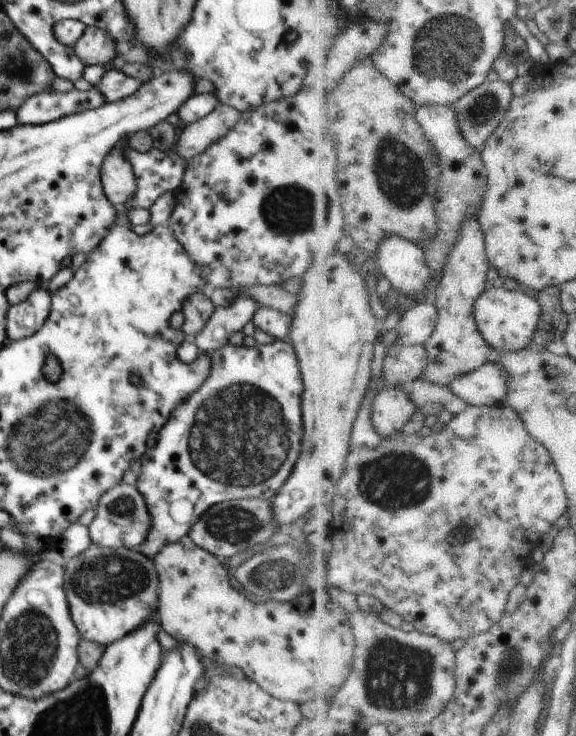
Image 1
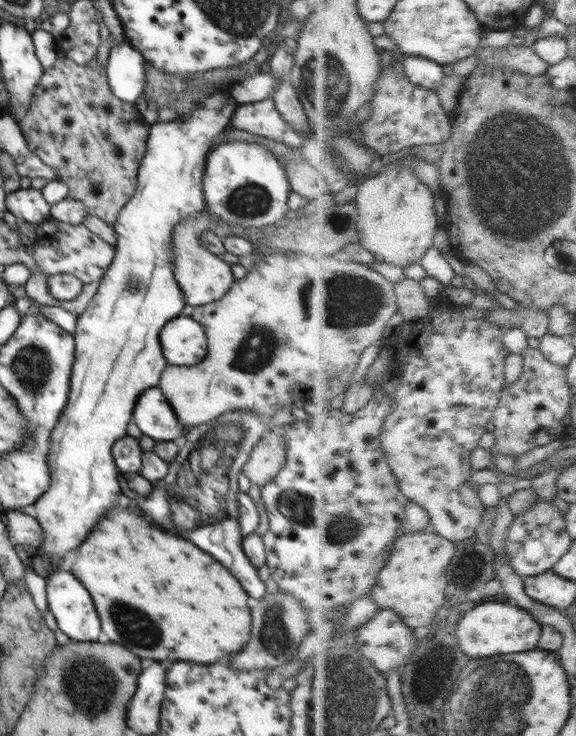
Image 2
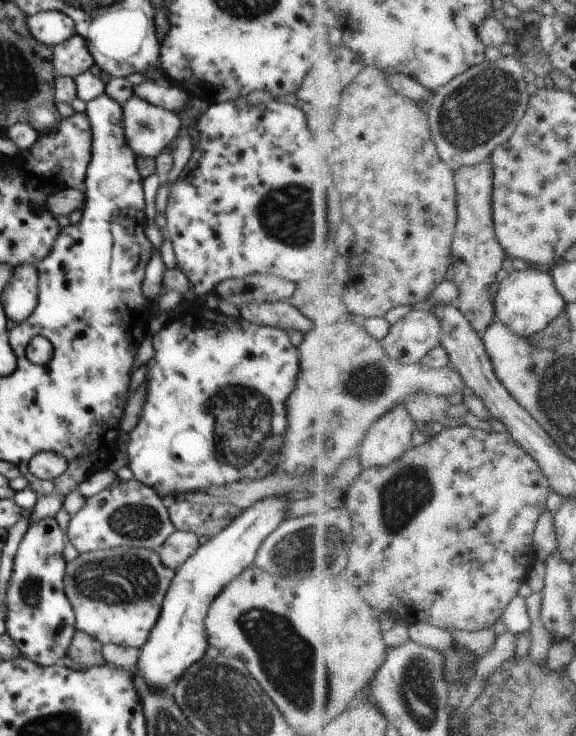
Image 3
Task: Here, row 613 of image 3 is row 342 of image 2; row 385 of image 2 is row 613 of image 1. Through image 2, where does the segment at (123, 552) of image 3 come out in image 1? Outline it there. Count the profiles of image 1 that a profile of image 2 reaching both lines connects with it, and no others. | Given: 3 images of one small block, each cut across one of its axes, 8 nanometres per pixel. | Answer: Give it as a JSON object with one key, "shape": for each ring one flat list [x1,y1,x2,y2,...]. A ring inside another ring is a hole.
{"shape":[[91,544,64,568,70,614,82,639,106,647,146,622,157,620,159,578,153,560,137,549,110,549]]}

